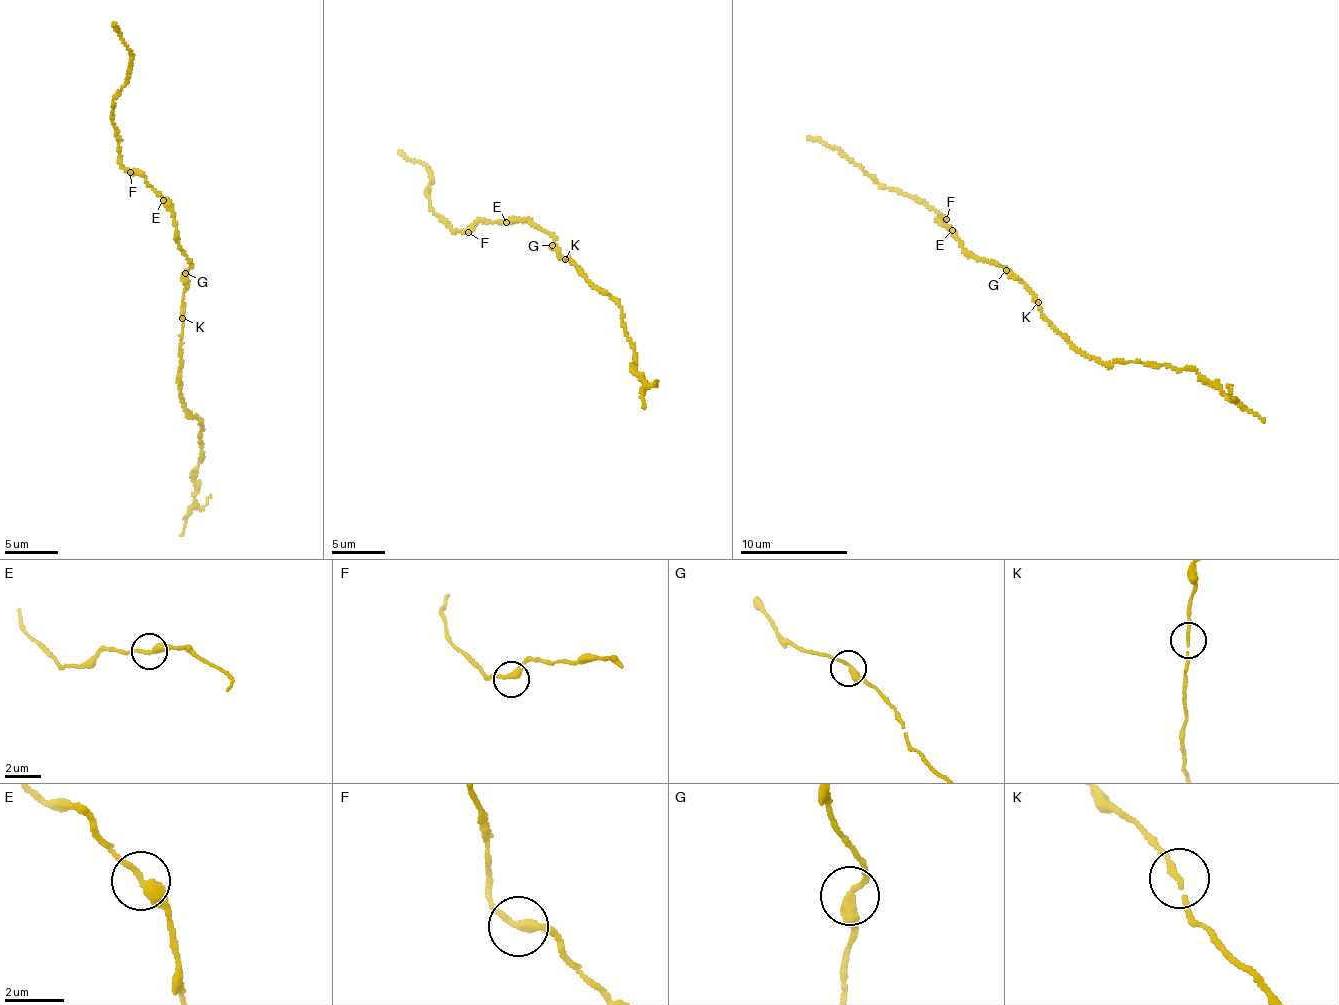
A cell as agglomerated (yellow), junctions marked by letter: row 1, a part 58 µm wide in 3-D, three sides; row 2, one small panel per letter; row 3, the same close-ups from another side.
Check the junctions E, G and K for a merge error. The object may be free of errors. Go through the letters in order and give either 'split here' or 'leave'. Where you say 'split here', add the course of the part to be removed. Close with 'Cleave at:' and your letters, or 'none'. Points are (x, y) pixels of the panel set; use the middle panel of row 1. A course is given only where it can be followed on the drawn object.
E: leave
G: leave
K: leave
Cleave at: none

